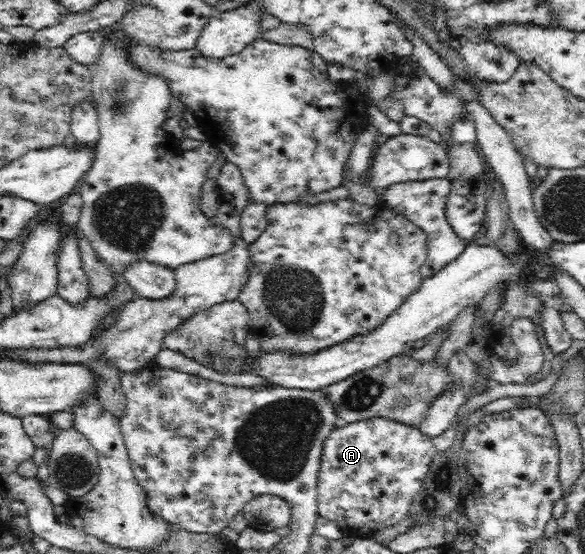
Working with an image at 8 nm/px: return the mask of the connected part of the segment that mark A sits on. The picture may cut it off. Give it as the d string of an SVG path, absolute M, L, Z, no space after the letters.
M384 417L340 423L332 429L322 447L316 485L318 513L327 520L329 531L356 538L372 537L373 533L390 529L402 518L409 517L412 502L422 489L433 457L438 453L431 438L419 427Z

